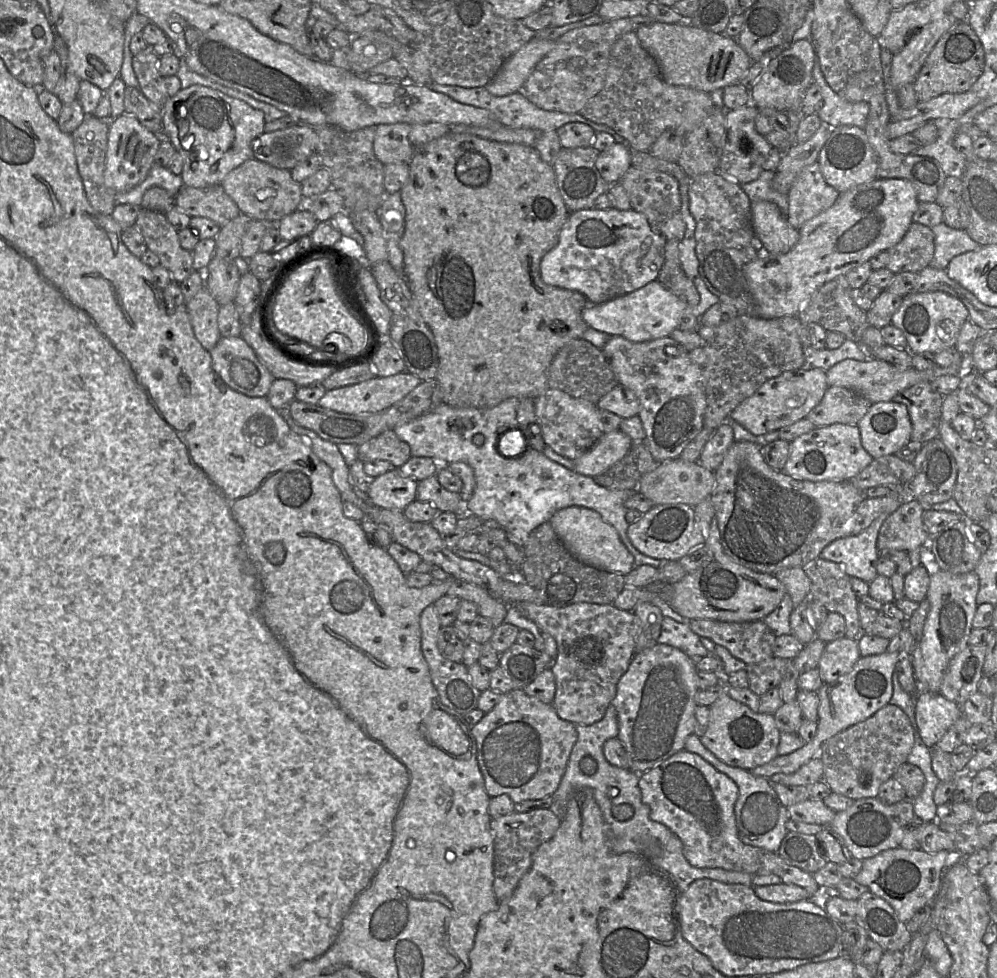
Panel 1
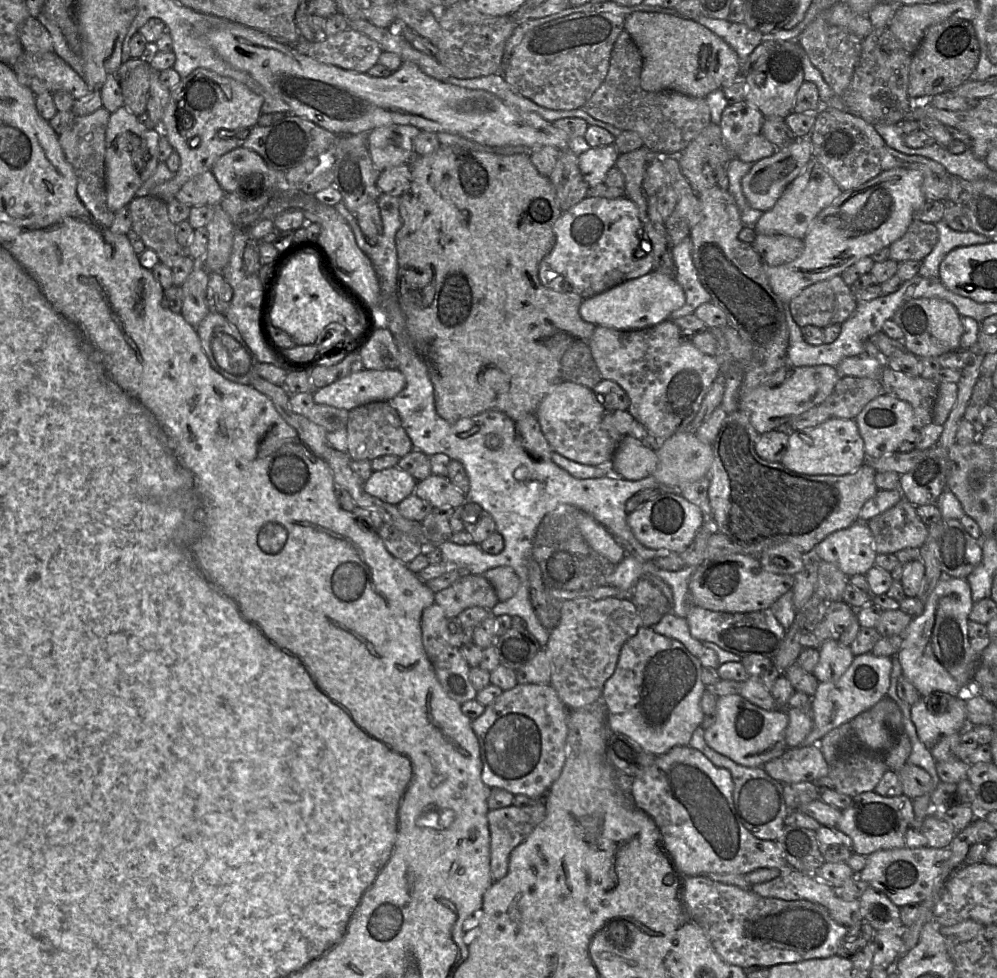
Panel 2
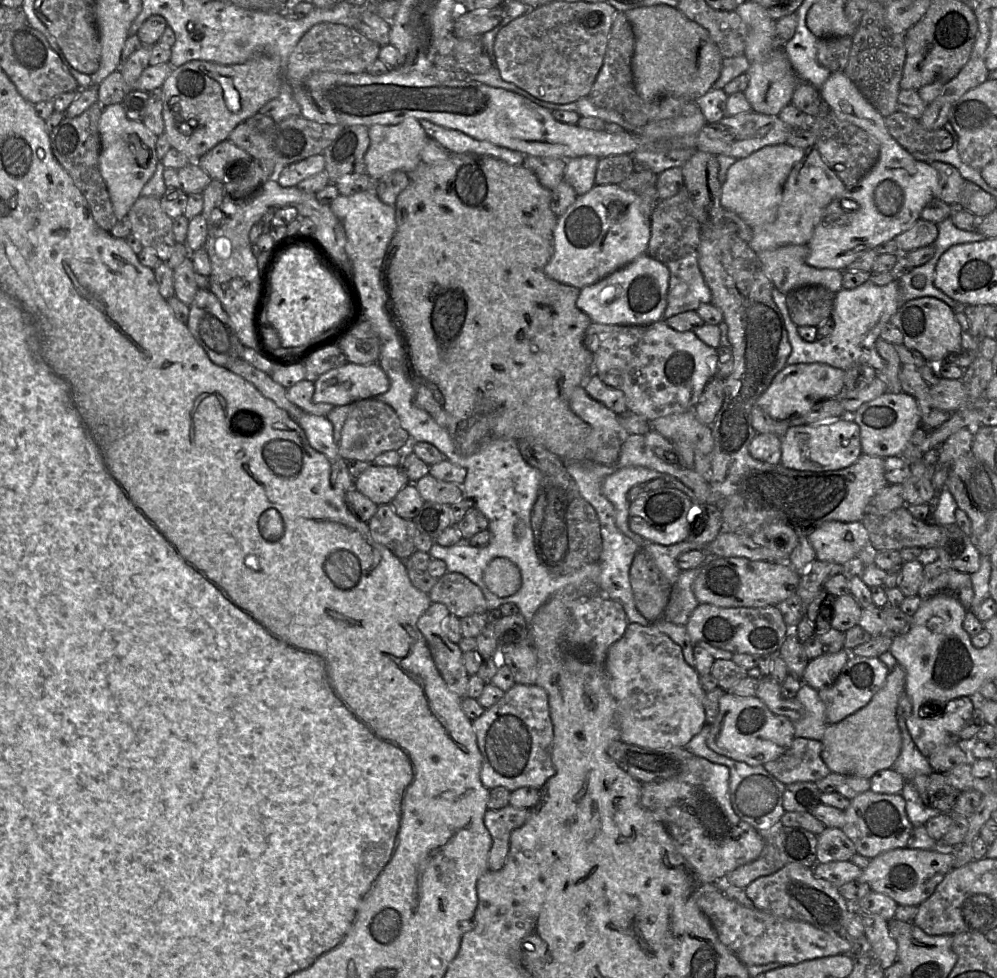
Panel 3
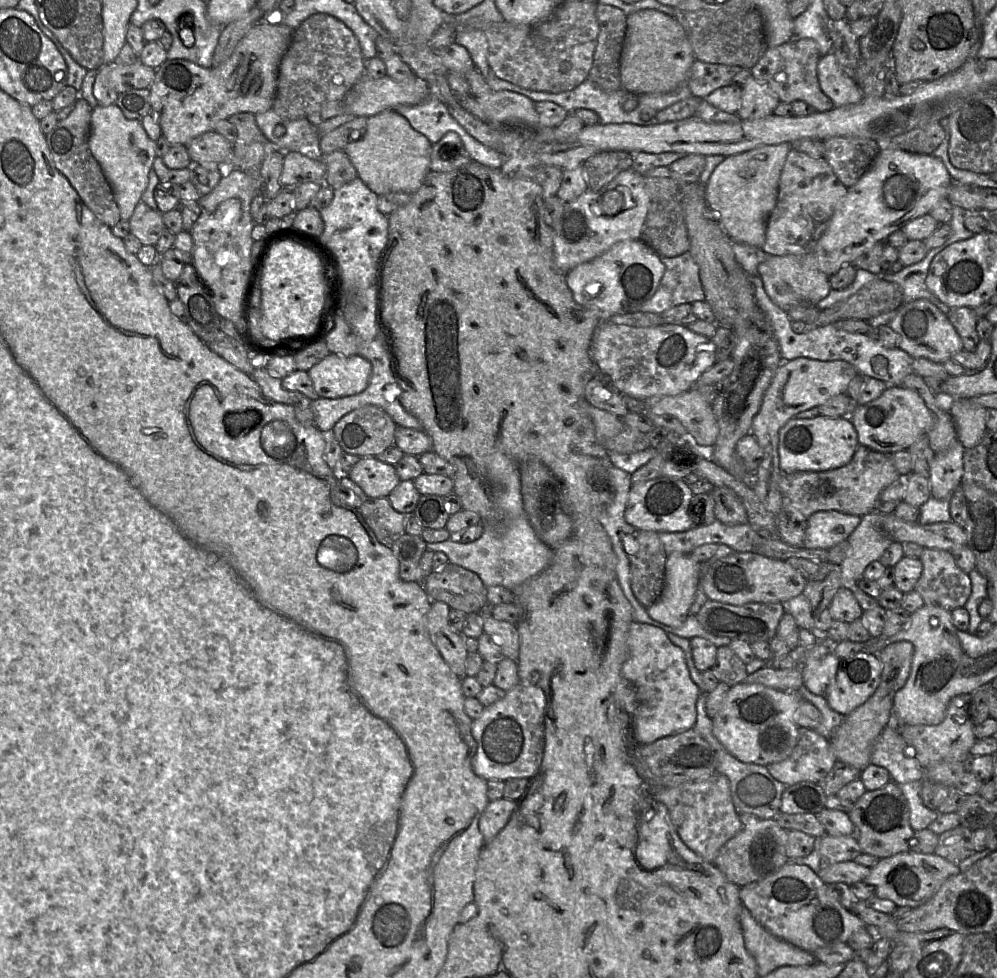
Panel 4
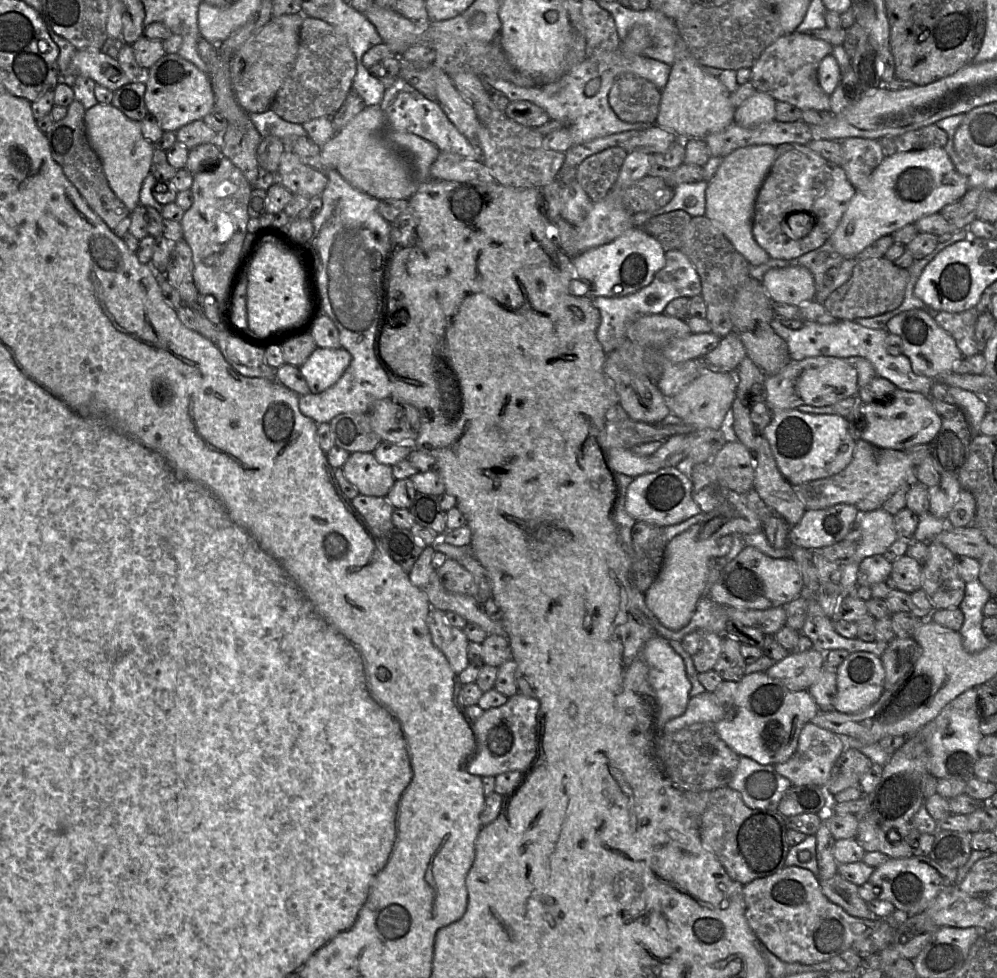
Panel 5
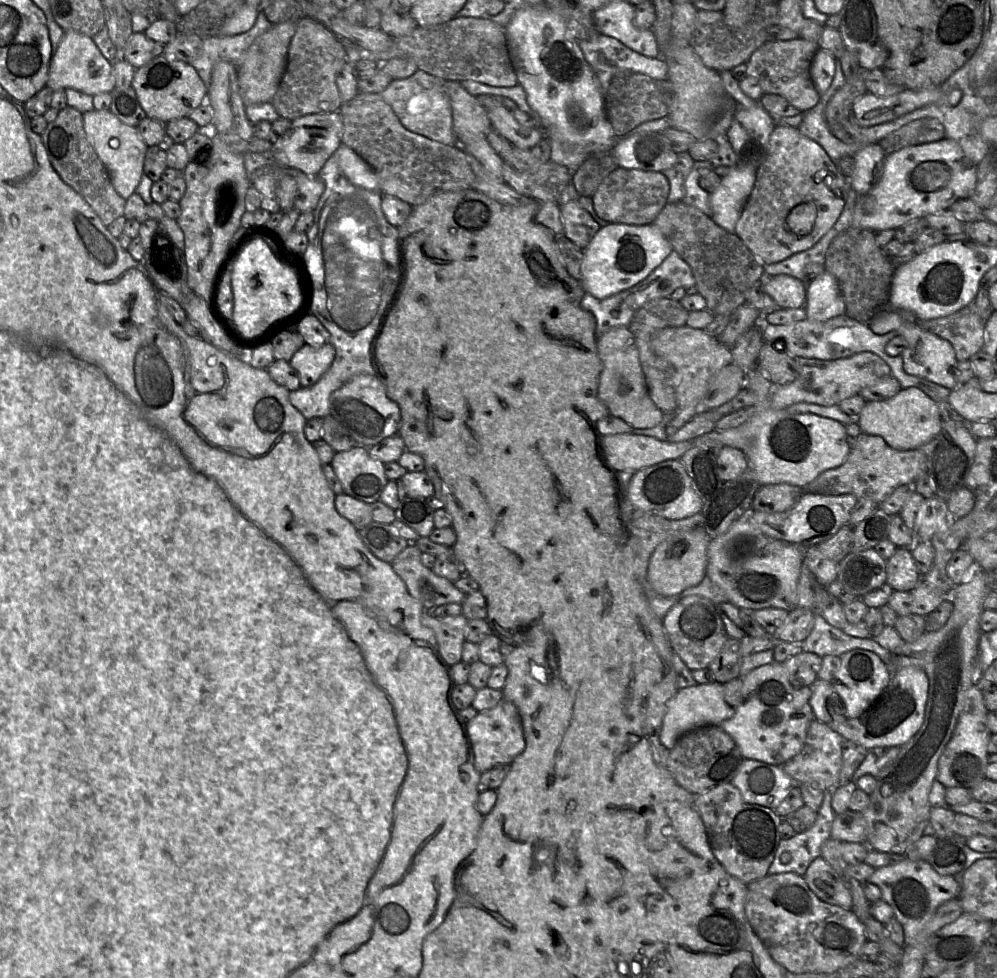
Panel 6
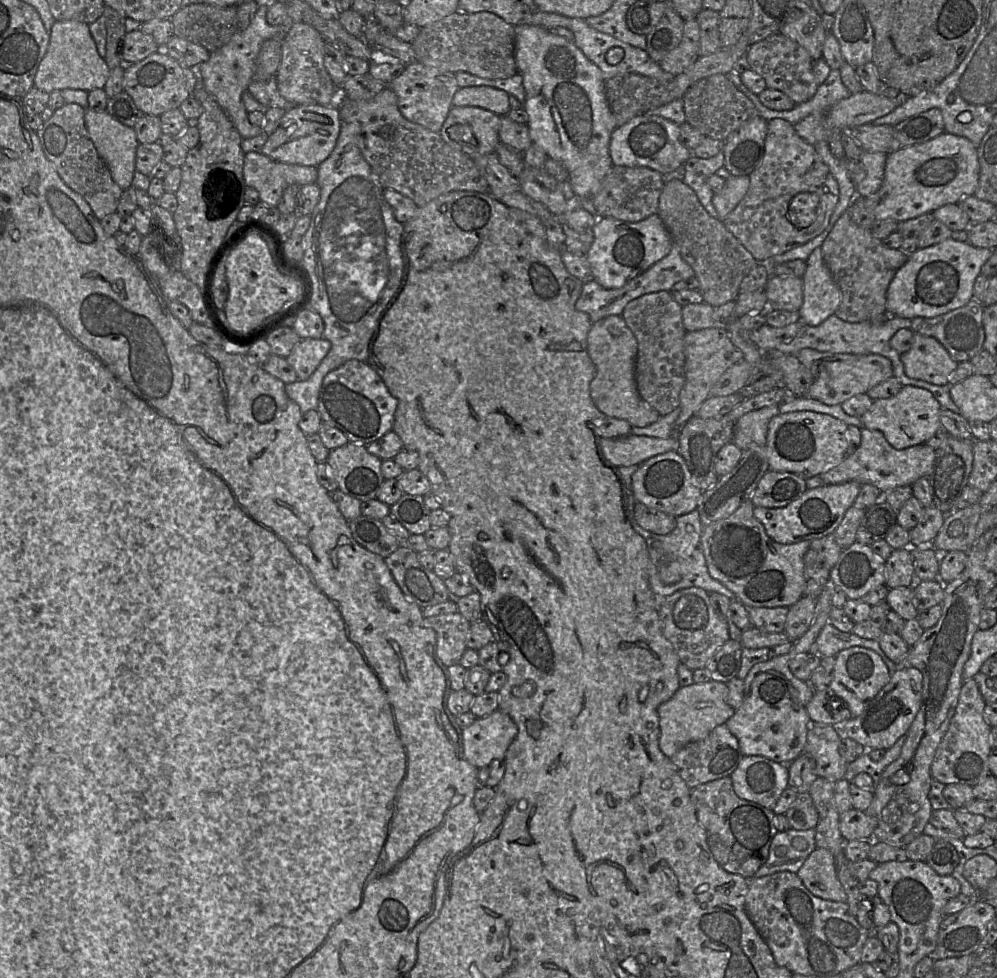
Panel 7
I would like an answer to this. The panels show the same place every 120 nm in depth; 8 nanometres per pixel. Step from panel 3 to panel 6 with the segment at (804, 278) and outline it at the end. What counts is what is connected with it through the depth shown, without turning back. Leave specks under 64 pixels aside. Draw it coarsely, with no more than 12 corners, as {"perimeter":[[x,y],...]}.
{"perimeter":[[793,276],[765,278],[779,308],[805,307],[807,285]]}

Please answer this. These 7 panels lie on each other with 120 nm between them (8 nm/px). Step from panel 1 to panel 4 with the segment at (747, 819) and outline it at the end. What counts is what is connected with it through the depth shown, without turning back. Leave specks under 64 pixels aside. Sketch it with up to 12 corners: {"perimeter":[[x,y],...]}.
{"perimeter":[[706,694],[694,727],[728,778],[736,811],[760,819],[780,814],[787,786],[765,766],[744,763],[713,735]]}

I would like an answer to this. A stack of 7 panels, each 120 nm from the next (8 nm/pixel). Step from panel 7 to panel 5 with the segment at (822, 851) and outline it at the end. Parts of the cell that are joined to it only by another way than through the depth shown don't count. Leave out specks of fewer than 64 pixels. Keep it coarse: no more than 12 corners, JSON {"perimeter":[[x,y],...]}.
{"perimeter":[[839,873],[820,886],[849,915],[878,919],[860,897],[859,886]]}

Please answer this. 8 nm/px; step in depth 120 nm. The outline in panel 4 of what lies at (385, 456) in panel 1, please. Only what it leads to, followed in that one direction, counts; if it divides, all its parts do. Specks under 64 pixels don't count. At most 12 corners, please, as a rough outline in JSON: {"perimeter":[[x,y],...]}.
{"perimeter":[[377,406],[343,416],[330,436],[344,453],[376,457],[397,424]]}

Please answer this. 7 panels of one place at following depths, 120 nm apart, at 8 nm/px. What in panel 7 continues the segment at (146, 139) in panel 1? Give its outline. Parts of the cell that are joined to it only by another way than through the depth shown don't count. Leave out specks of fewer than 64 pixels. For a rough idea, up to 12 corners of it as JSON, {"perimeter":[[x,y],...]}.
{"perimeter":[[86,109],[93,144],[122,190],[132,187],[133,127]]}

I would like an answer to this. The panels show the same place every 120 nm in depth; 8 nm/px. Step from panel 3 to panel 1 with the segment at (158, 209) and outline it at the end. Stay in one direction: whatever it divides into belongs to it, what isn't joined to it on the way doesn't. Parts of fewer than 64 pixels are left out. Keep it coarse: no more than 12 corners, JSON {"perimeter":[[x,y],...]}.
{"perimeter":[[141,208],[135,225],[147,249],[181,283],[192,252],[164,213]]}

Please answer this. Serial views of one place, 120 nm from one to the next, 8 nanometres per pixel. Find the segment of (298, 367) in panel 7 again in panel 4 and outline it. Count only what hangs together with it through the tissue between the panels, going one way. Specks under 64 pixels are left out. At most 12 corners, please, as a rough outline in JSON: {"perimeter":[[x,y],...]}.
{"perimeter":[[330,353],[307,373],[319,397],[363,392],[372,366]]}

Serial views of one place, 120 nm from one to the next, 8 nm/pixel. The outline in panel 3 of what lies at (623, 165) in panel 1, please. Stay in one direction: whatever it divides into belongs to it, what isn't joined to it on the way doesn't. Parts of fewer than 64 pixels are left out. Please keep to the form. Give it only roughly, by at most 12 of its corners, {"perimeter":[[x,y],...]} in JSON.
{"perimeter":[[599,158],[566,160],[563,180],[581,196],[592,189]]}

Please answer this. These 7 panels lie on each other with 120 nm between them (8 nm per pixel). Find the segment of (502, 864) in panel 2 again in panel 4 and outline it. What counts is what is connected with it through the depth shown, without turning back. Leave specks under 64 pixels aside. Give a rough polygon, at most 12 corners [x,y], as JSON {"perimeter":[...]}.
{"perimeter":[[515,801],[488,802],[478,827],[485,843],[506,826]]}

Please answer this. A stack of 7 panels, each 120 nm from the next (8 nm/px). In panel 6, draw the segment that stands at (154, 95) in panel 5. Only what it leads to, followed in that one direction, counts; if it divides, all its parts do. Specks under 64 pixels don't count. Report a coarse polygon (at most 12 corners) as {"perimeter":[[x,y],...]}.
{"perimeter":[[160,55],[131,86],[146,116],[188,117],[208,85],[188,63]]}

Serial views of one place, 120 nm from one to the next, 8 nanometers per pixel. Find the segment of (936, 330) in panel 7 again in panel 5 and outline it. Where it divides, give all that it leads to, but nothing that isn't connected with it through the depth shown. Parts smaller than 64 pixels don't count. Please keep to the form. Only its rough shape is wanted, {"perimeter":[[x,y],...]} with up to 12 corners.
{"perimeter":[[927,308],[926,313],[954,338],[963,357],[979,353],[976,309]]}

